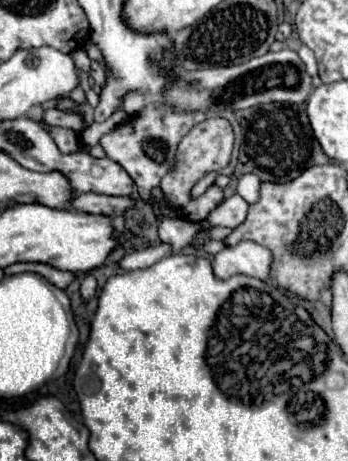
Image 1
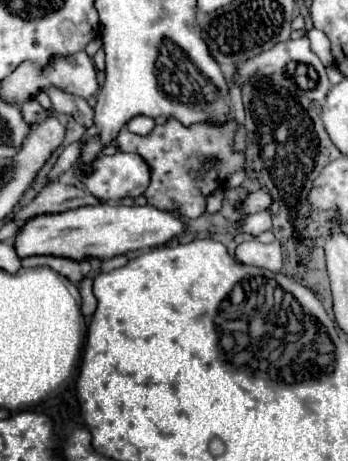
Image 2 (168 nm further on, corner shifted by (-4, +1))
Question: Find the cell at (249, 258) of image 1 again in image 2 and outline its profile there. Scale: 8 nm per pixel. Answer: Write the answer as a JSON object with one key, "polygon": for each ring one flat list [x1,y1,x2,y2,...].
{"polygon":[[245,241,245,243,237,245,233,257,235,257,237,263,263,267,263,269,273,271,273,273,279,273,281,271,281,263,283,263,283,255,281,255,279,243,263,245,259,241]]}

